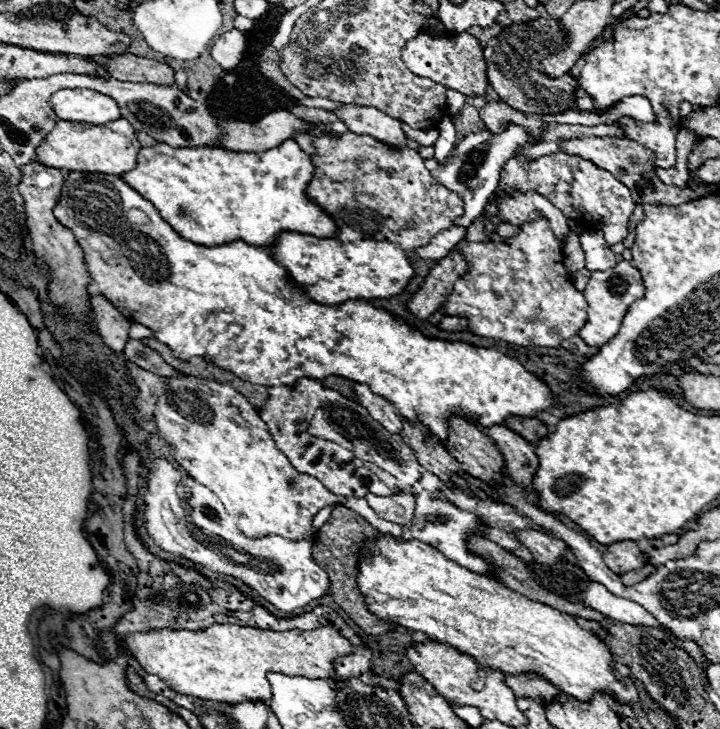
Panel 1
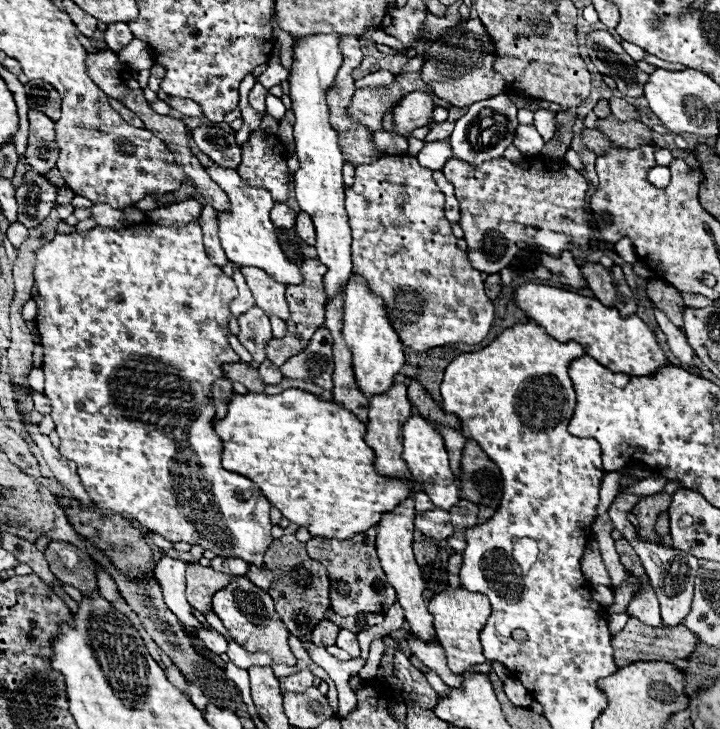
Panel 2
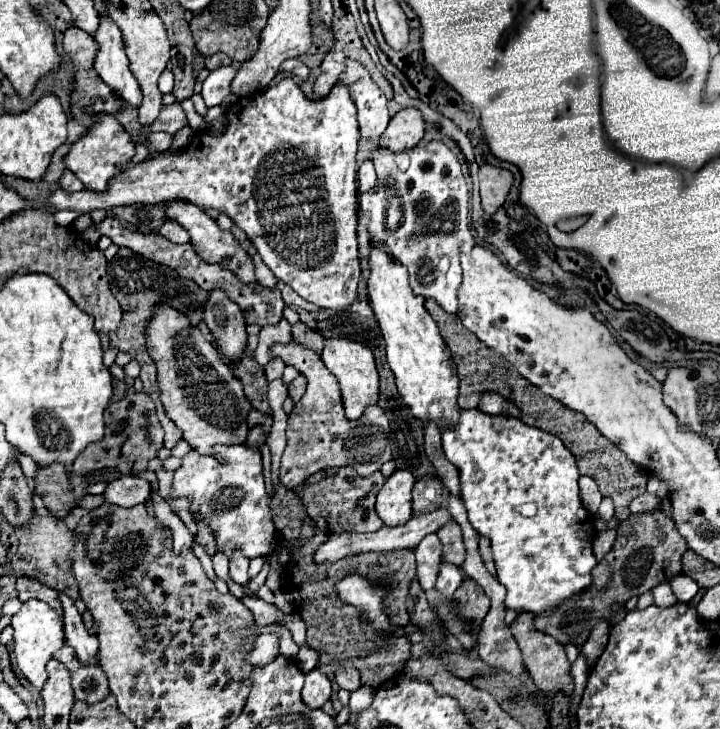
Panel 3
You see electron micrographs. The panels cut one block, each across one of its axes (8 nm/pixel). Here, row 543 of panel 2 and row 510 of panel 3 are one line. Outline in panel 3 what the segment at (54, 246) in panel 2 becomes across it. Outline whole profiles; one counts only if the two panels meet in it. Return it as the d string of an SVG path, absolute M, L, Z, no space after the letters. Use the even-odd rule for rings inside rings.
M240 444L216 446L216 454L220 456L202 456L192 448L182 458L182 466L174 470L172 492L166 498L166 504L172 504L176 498L188 500L192 520L204 520L210 526L216 538L216 548L226 558L230 558L236 550L240 550L246 558L268 556L276 546L274 542L278 532L272 522L270 496L264 488L260 452Z

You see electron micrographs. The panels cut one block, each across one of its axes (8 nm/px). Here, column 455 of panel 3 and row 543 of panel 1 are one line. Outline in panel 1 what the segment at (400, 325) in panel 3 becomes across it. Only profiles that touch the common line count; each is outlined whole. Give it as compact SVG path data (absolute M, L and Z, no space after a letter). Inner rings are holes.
M380 532L372 542L372 550L364 548L358 560L358 590L362 592L366 606L374 616L396 622L408 630L424 632L430 640L444 642L454 650L478 660L478 664L490 664L492 668L510 674L526 670L538 672L554 686L566 694L576 696L578 700L590 700L594 692L618 696L628 704L638 700L638 690L634 686L624 686L616 680L616 674L610 668L612 654L604 642L590 630L580 628L572 616L562 614L542 602L528 600L518 592L502 586L494 578L482 576L448 560L442 552L422 542L408 542Z

